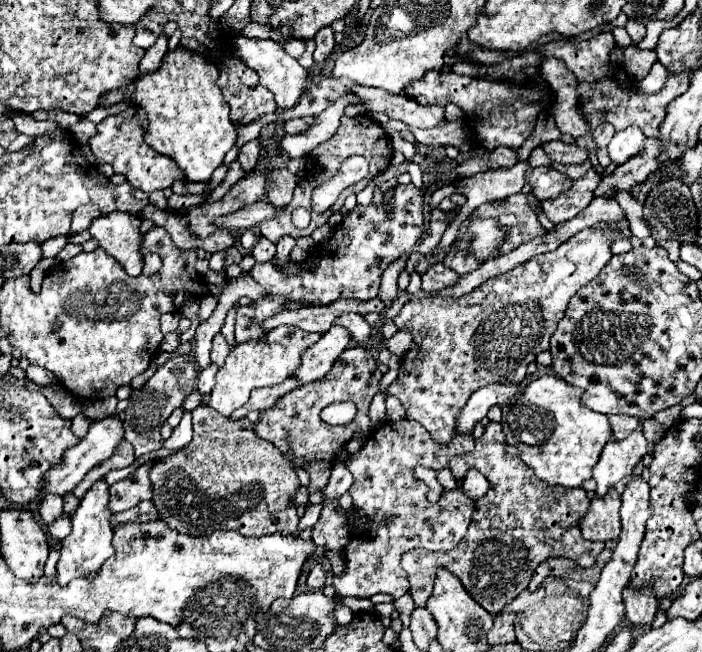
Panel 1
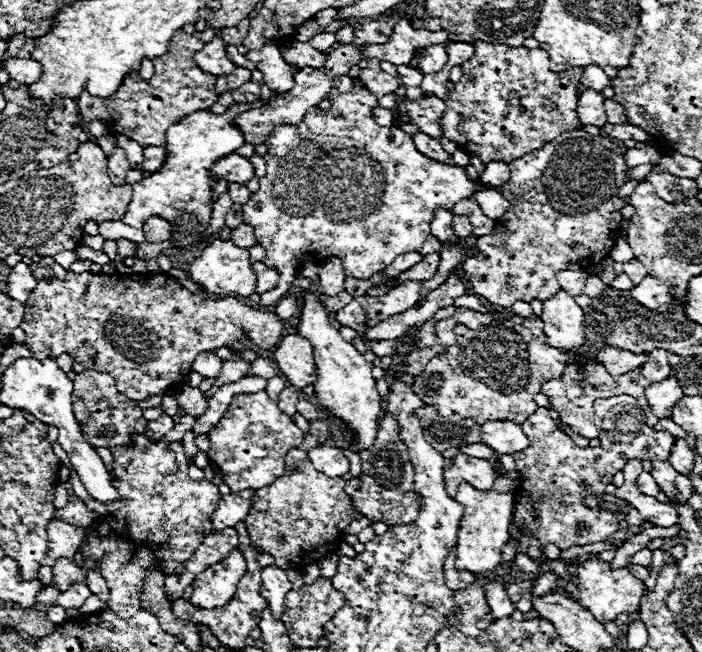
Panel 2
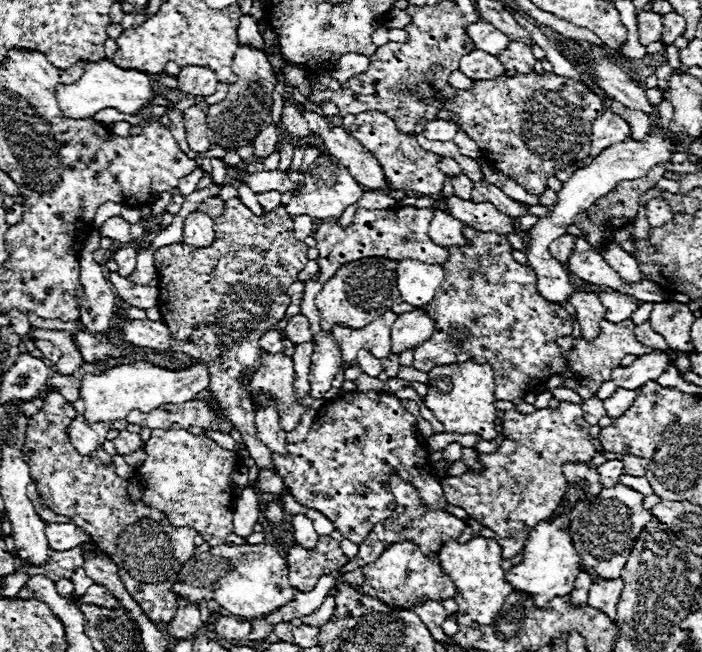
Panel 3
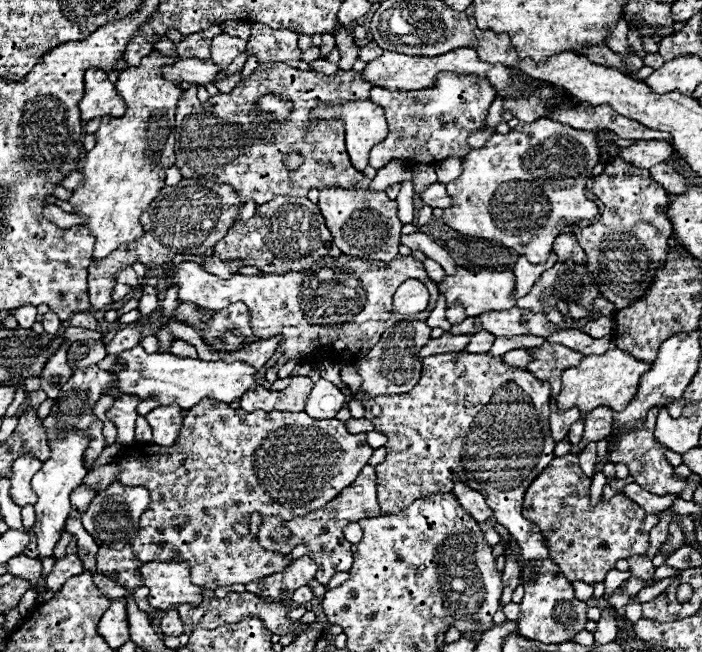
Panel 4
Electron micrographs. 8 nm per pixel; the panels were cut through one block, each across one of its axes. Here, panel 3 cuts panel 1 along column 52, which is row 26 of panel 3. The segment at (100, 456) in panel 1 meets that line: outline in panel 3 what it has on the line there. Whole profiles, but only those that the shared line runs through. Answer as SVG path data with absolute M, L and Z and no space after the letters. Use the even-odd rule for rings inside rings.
M484 20L470 24L466 28L466 34L472 38L472 42L478 50L484 50L492 56L498 56L500 50L504 50L508 46L508 36L502 34L500 30L496 30L490 22L484 22Z

